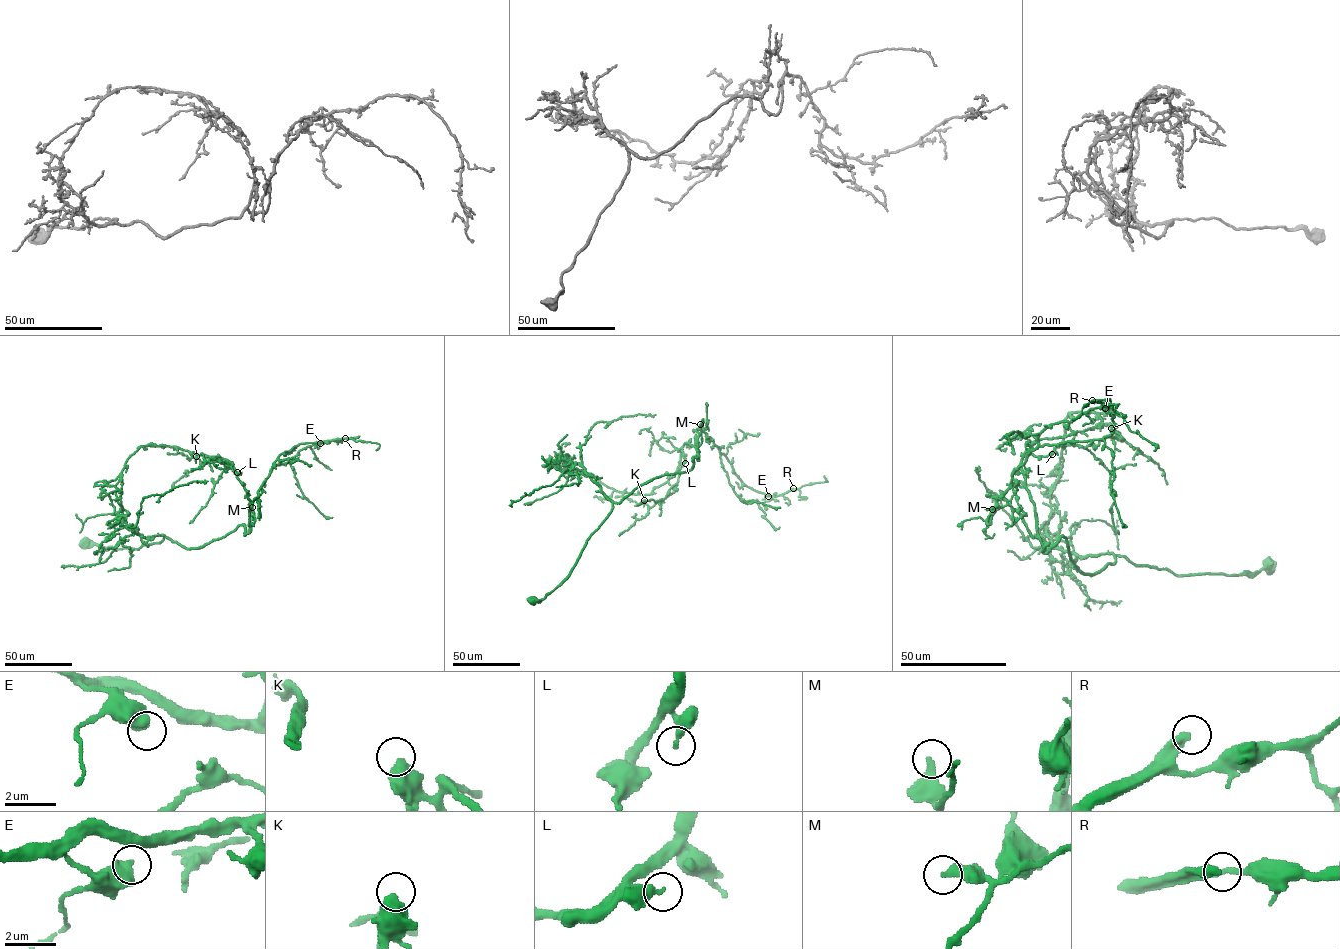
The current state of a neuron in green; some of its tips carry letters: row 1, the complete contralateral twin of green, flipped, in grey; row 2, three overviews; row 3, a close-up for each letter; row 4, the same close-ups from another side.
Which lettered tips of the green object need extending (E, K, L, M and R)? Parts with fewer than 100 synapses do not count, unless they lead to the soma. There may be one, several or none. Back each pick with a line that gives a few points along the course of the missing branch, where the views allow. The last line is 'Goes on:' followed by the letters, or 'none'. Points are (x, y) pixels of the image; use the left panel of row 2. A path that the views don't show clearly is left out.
R: (345, 438), (366, 447), (393, 479), (393, 514), (400, 535)
Goes on: R

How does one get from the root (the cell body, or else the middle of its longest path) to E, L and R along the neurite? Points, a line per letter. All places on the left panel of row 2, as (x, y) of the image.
E: (86, 542), (137, 549), (165, 536), (199, 548), (240, 525), (245, 535), (278, 457), (320, 443)
L: (86, 542), (137, 549), (165, 536), (199, 548), (240, 525), (248, 533), (251, 505), (237, 472)
R: (86, 542), (137, 549), (165, 536), (199, 548), (240, 525), (245, 535), (250, 505), (281, 454), (345, 438)

